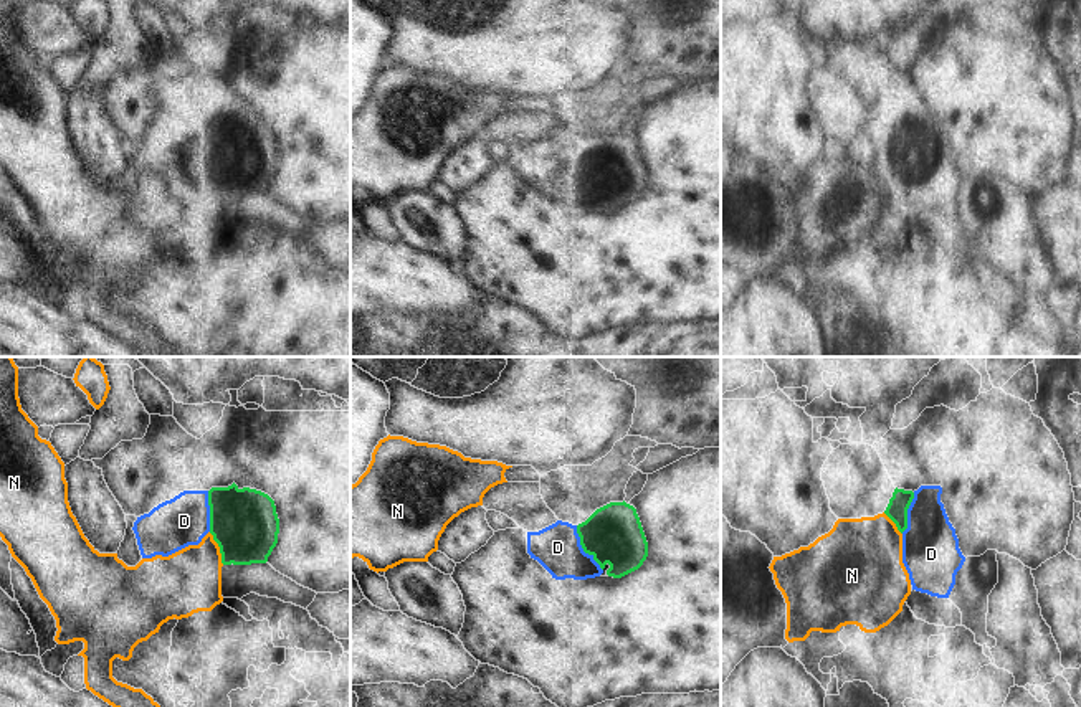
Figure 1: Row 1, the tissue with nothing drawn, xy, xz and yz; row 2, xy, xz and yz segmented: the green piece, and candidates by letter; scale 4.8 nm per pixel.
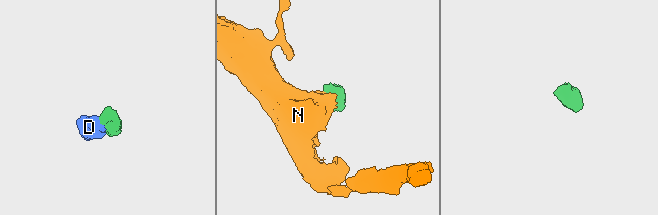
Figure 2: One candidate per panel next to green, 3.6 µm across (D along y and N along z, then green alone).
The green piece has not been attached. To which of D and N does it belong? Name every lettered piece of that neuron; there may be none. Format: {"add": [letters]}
{"add": ["D"]}

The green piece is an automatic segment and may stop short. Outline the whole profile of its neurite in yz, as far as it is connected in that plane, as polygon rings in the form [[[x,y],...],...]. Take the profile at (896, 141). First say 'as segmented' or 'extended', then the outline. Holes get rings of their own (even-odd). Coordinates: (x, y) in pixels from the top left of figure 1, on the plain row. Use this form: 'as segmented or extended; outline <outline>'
extended; outline [[[921,116],[914,122],[896,117],[884,144],[902,164],[902,193],[909,203],[912,220],[949,228],[965,187],[959,178],[959,168],[941,132],[941,124],[941,116]]]

